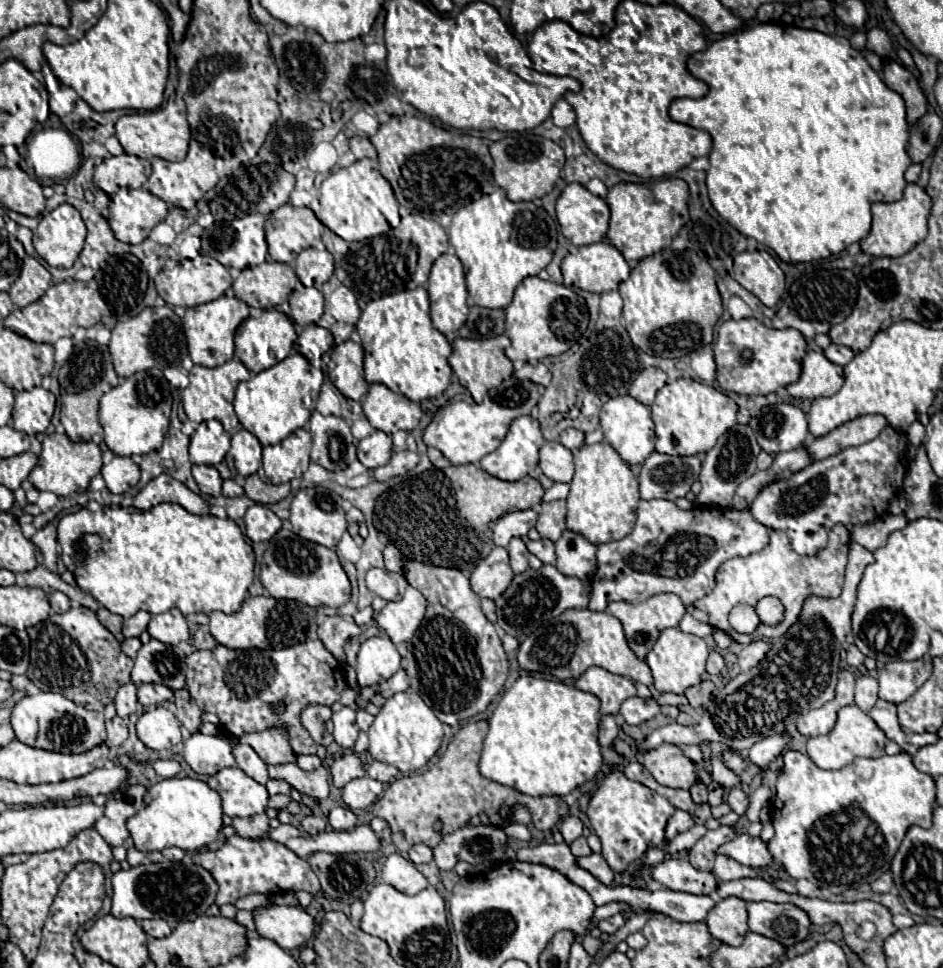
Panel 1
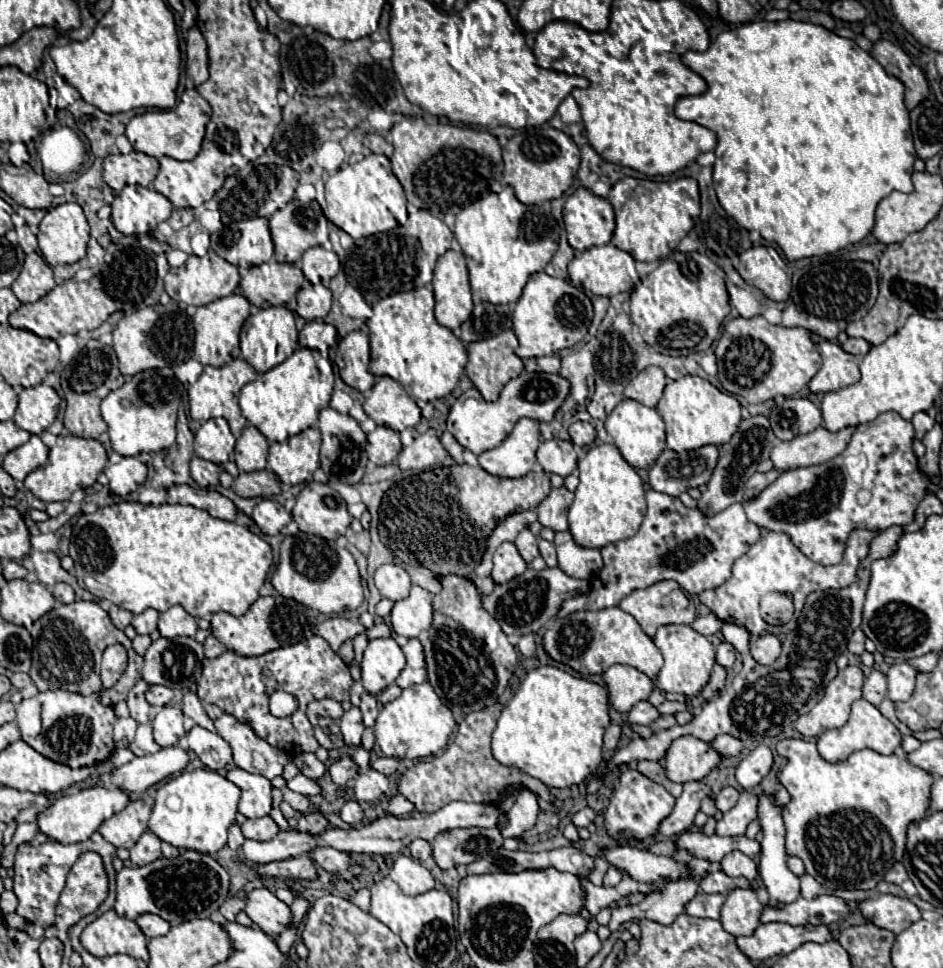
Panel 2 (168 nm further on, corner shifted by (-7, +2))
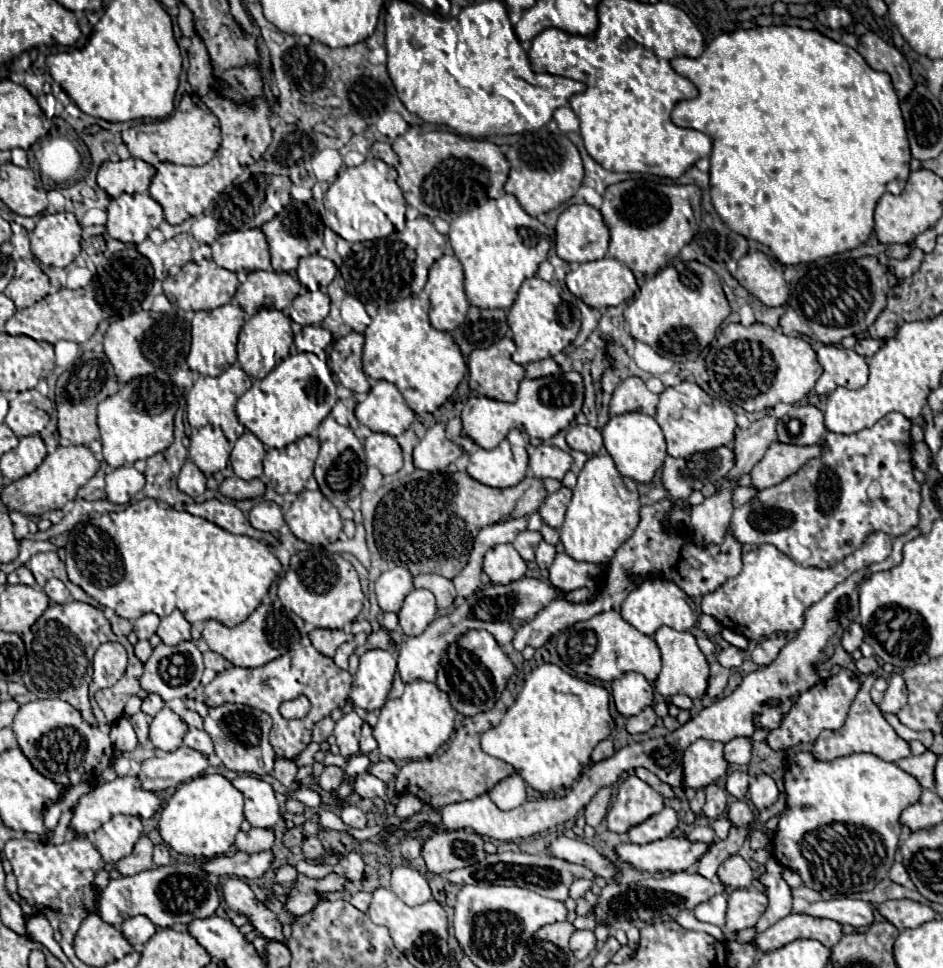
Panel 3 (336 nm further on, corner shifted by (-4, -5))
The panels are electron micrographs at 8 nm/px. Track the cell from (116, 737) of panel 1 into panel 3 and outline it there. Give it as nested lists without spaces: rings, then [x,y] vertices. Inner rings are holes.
[[[118,718],[114,724],[112,724],[112,744],[118,752],[130,752],[138,746],[138,738],[136,738],[136,732],[130,724],[128,718]]]

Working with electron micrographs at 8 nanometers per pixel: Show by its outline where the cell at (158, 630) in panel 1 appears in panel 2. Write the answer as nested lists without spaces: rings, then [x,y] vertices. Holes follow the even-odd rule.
[[[173,605],[169,611],[159,613],[159,631],[165,639],[173,639],[181,635],[195,637],[197,621],[181,605]]]

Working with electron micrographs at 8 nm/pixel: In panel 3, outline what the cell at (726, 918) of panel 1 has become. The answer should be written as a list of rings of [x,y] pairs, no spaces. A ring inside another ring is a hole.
[[[734,890],[728,894],[728,910],[726,910],[726,924],[722,928],[726,942],[736,940],[736,932],[756,926],[758,918],[766,910],[766,894],[756,890]]]

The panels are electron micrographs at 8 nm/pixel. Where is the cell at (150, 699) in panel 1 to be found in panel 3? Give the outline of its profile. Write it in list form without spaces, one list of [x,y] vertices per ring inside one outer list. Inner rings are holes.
[[[148,694],[142,702],[142,712],[148,716],[156,716],[164,708],[164,700],[158,694]]]

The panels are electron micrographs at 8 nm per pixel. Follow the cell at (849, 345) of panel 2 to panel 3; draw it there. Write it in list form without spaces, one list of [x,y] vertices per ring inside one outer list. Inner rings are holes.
[[[858,340],[858,344],[854,346],[854,350],[860,354],[860,356],[864,356],[864,358],[870,358],[878,348],[882,346],[882,340]]]

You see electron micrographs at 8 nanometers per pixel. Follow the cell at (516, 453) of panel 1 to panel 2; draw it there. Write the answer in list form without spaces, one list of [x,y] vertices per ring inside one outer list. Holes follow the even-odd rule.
[[[519,419],[501,445],[479,455],[479,465],[497,477],[523,477],[535,465],[537,447],[539,423],[533,419]]]

